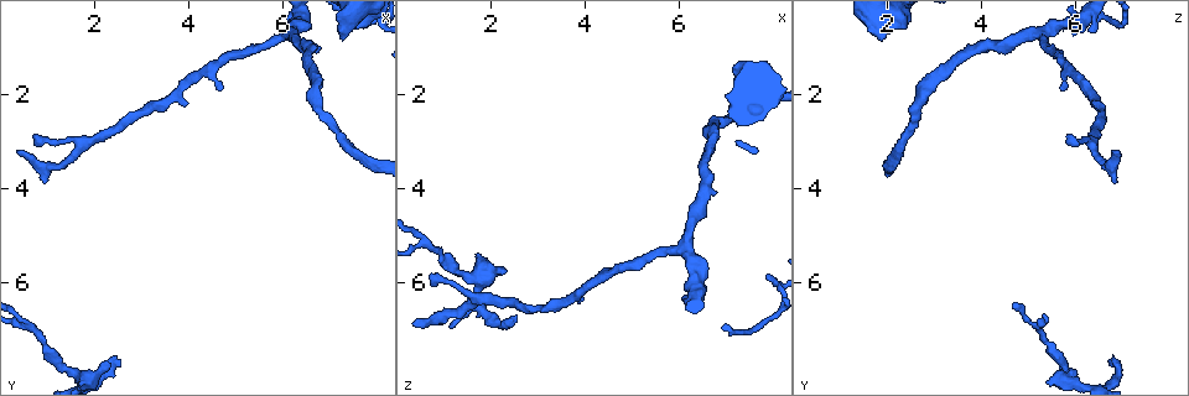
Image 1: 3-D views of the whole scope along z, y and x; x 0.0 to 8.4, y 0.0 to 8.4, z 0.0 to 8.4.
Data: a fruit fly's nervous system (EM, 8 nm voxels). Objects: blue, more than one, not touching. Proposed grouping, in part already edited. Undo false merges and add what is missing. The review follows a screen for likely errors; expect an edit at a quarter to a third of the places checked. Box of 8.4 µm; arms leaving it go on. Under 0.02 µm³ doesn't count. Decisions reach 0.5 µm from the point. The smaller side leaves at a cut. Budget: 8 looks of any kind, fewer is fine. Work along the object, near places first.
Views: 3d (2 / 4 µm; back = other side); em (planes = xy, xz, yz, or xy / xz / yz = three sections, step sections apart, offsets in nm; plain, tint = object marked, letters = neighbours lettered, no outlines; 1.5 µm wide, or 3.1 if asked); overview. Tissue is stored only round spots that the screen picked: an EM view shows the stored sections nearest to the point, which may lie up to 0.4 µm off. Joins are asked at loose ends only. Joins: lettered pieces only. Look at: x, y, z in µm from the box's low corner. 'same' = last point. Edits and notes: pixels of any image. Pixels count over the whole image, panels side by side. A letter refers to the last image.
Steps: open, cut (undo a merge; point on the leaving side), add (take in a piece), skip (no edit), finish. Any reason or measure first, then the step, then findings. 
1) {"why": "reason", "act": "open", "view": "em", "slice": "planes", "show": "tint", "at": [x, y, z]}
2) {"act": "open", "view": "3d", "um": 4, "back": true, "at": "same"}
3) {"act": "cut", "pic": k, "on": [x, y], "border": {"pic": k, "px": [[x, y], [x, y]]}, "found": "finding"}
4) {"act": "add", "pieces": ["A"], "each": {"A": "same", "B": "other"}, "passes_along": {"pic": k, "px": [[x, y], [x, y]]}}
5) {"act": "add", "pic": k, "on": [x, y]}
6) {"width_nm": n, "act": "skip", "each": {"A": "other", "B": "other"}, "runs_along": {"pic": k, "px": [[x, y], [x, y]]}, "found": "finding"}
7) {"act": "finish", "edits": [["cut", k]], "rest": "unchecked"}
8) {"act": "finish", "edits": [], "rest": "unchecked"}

{"why": "an open end", "act": "open", "view": "3d", "um": 2, "at": [7.20, 0.85, 1.85]}

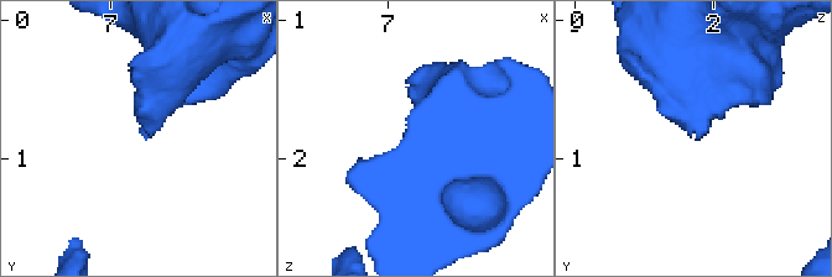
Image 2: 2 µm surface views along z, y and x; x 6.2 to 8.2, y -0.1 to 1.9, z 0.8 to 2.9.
{"act": "open", "view": "em", "slice": "xy", "step": 8, "show": "letters", "at": [7.22, 0.82, 1.90]}

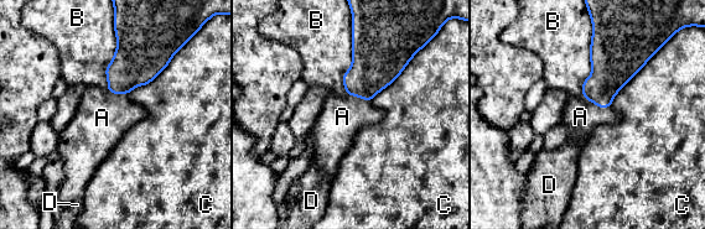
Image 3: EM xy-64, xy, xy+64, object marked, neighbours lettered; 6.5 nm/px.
{"longest_contact_nm": ["B", 460], "act": "add", "pieces": ["A"], "each": {"A": "same", "B": "other", "C": "other", "D": "other"}, "found": "the cell continues"}

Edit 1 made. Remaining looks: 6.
{"why": "free end", "act": "open", "view": "3d", "um": 4, "at": [4.65, 1.90, 5.75]}

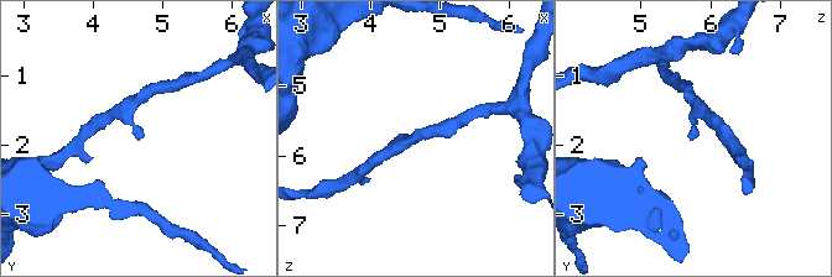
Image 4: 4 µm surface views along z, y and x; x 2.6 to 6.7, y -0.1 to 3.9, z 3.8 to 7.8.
{"act": "open", "view": "em", "slice": "planes", "show": "letters", "at": [4.65, 1.90, 5.80]}

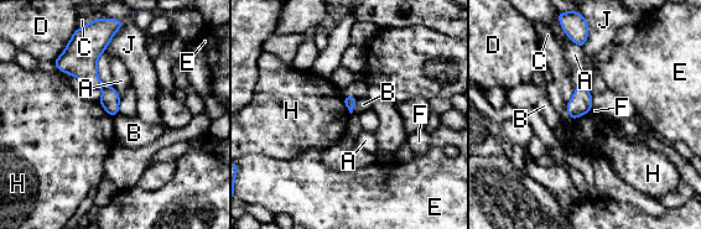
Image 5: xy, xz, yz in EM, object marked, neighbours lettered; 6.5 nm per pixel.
{"act": "skip", "each": {"A": "other", "B": "other", "C": "other", "D": "other", "E": "other", "F": "other", "H": "other", "J": "other"}, "border": {"pic": 5, "px": [[592, 108], [572, 120]]}, "found": "none of them fits"}

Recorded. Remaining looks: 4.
{"why": "thin end", "act": "open", "view": "em", "slice": "planes", "show": "tint", "at": [2.55, 7.70, 6.75]}

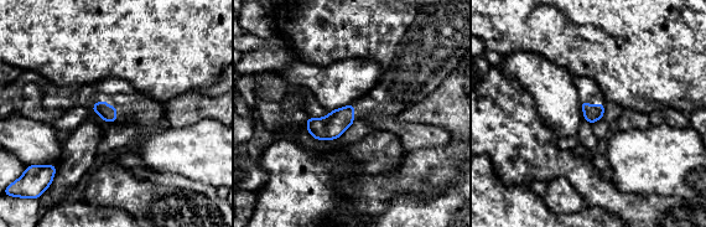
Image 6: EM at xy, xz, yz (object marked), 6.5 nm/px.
{"why": "see the neighbours", "act": "open", "view": "em", "slice": "planes", "show": "letters", "at": "same"}

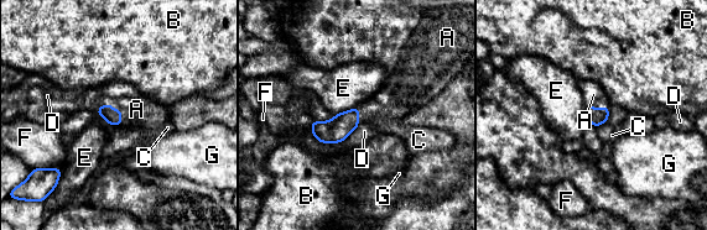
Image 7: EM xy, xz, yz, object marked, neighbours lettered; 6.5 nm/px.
{"longest_contact_nm": ["D", 320], "act": "add", "pieces": ["A"], "each": {"A": "same", "B": "other", "C": "other", "D": "other", "E": "other", "F": "other", "G": "other"}, "passes_along": {"pic": 7, "px": [[113, 116], [115, 109], [136, 109]]}, "found": "the cell continues"}

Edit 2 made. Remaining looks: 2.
{"act": "finish", "edits": [["add", 3], ["add", 7]], "rest": "unchecked"}

